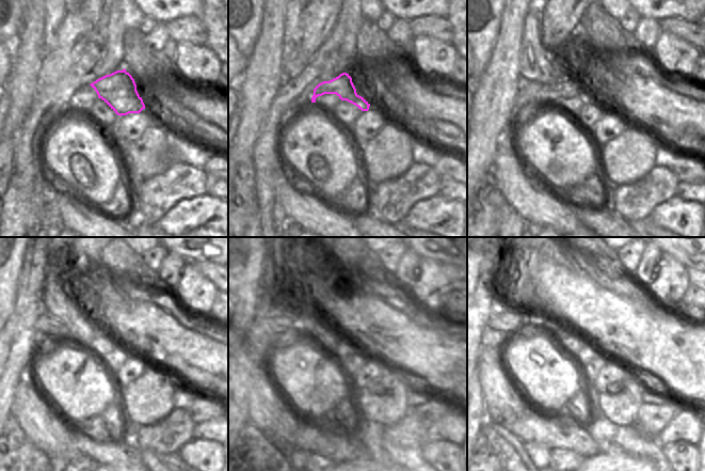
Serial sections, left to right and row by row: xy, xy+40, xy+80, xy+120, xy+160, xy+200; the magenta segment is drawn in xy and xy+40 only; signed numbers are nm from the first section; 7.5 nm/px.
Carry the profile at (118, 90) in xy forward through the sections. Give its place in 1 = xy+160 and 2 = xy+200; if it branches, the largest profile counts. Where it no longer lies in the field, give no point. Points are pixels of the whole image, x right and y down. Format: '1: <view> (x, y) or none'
1: xy+160 (276, 322)
2: xy+200 (503, 320)

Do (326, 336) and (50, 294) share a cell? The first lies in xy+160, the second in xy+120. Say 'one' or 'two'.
one

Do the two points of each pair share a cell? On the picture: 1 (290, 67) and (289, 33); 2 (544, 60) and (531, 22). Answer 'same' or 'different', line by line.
1: same
2: same

